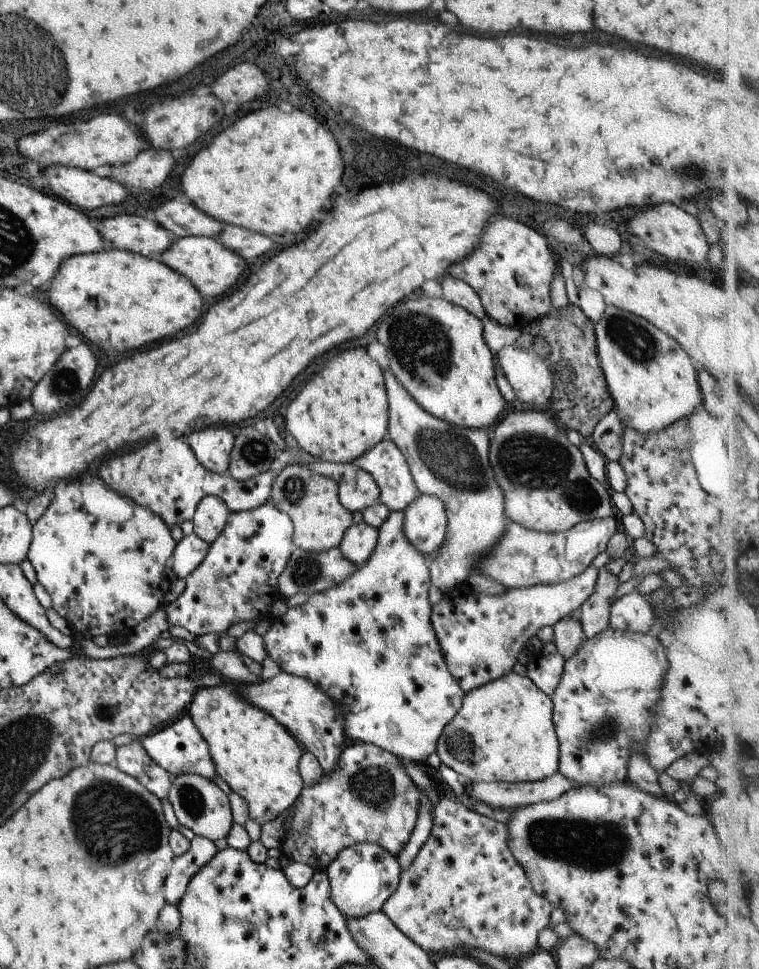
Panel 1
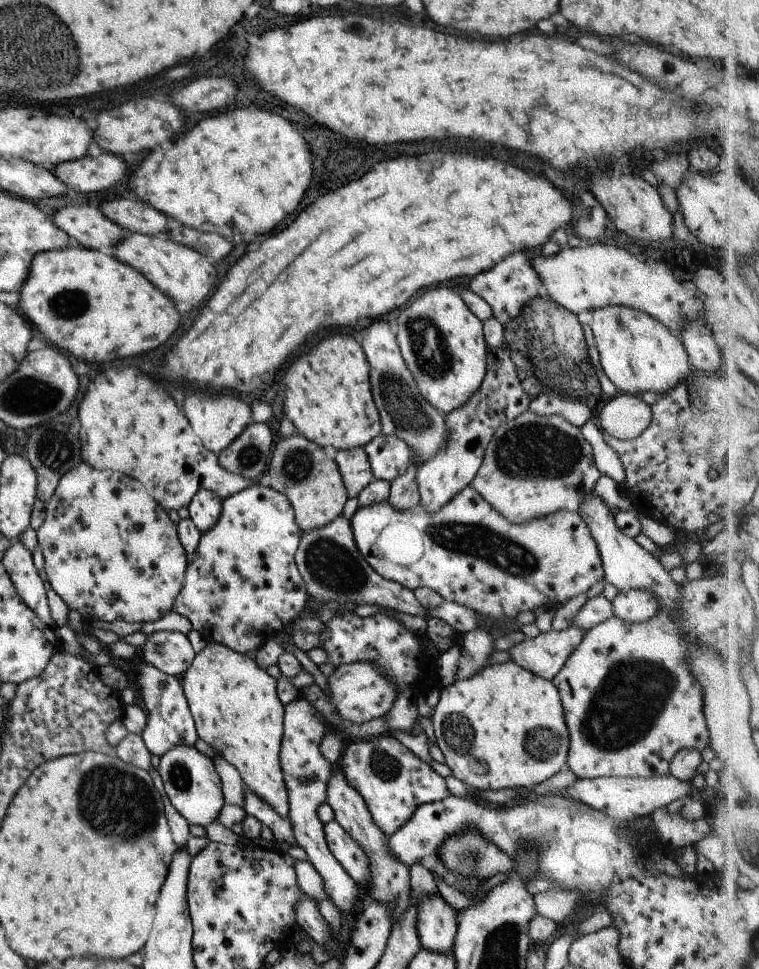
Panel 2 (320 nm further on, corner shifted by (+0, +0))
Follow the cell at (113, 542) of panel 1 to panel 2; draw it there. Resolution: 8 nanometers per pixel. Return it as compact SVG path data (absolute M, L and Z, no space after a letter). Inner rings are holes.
M77 464L77 470L71 470L69 474L65 472L52 495L47 501L47 506L44 506L45 517L43 524L36 531L36 541L41 549L42 557L44 558L44 571L46 572L47 580L55 594L61 597L61 600L68 606L69 609L75 609L83 620L103 620L113 622L117 619L128 623L155 622L162 616L172 610L172 604L177 594L182 587L184 572L186 569L187 558L186 552L178 539L176 532L176 524L167 516L165 509L161 508L147 489L139 482L133 482L134 478L123 476L119 472L111 472L111 470L97 470L89 468L87 464Z

